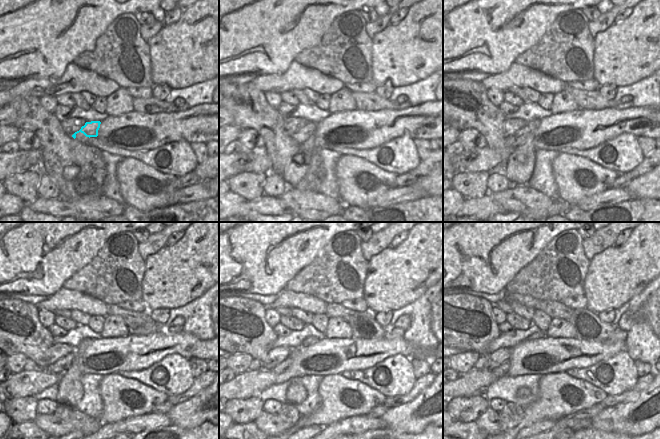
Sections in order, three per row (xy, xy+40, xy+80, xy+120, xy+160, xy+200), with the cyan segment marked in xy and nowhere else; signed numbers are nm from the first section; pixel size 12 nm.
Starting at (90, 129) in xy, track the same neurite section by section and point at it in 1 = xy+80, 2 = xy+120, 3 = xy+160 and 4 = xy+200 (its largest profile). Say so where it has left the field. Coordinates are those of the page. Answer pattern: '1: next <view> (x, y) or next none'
1: next xy+80 (517, 139)
2: next xy+120 (62, 366)
3: next xy+160 (282, 367)
4: next xy+200 (502, 370)

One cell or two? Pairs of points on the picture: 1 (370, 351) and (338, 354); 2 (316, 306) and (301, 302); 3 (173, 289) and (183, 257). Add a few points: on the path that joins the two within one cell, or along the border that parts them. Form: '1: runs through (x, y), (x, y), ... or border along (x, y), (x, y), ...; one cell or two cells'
1: runs through (362, 353), (346, 354); one cell
2: runs through (312, 304), (305, 302); one cell
3: runs through (173, 281), (173, 278), (181, 270), (181, 265); one cell

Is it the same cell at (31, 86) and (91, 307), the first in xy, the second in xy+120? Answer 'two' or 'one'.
one

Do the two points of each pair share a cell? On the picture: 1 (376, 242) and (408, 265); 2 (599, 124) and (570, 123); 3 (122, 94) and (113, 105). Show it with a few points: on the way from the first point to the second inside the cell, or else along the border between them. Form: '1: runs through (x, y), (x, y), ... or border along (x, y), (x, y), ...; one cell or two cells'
1: border along (389, 245), (375, 254), (368, 262); two cells
2: runs through (592, 124), (577, 124); one cell
3: runs through (121, 97), (116, 102); one cell

